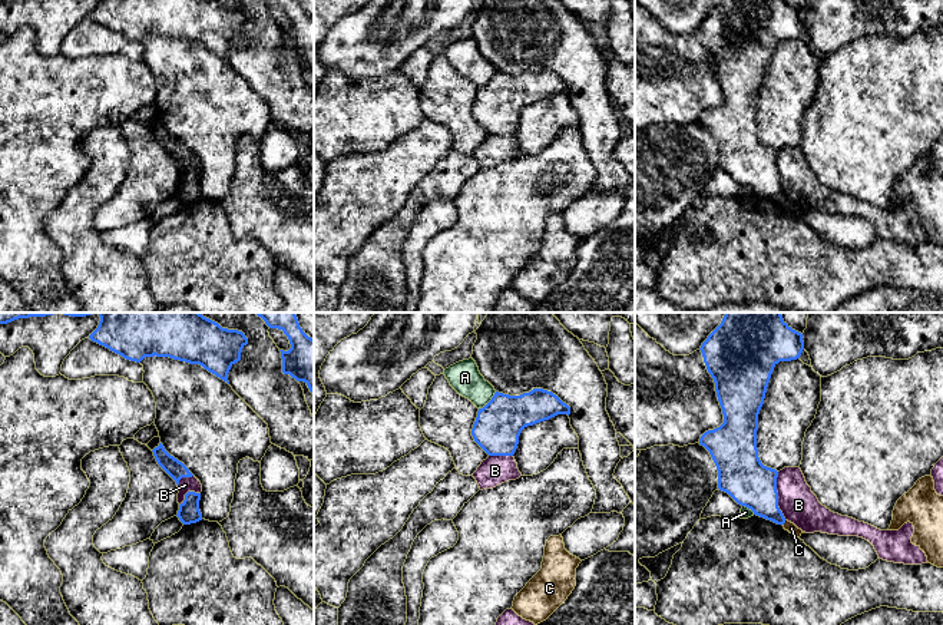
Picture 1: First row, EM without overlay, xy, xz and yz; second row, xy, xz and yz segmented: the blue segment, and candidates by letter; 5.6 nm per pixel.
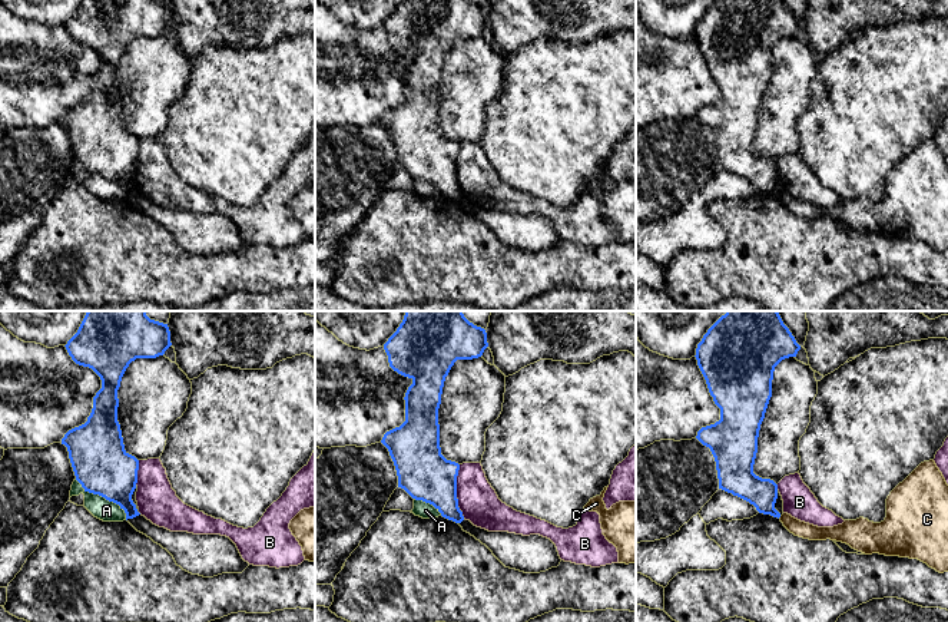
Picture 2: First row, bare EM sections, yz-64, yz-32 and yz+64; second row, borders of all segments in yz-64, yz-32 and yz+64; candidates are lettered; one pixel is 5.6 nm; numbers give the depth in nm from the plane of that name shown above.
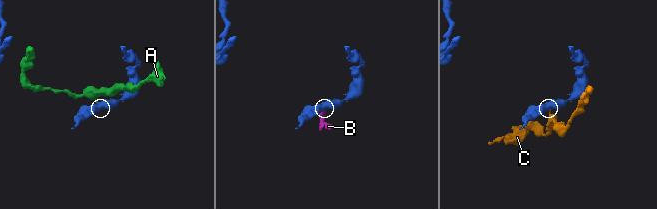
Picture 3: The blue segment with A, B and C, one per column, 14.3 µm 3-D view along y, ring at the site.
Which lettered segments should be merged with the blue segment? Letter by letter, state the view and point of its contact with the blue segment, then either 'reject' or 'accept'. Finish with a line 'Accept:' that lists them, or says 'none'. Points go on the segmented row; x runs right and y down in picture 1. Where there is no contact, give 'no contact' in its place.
A: meets blue in xz at (489, 402); reject
B: meets blue in yz at (777, 496); reject
C: meets blue in yz at (784, 522); reject
Accept: none

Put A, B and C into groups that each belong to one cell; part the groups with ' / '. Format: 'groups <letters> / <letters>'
groups A / B / C

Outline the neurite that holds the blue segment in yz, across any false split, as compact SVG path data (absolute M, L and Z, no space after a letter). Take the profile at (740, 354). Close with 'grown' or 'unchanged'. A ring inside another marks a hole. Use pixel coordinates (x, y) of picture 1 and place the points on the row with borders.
M725 312L721 324L699 350L714 378L724 414L724 423L705 431L699 439L699 444L709 452L717 466L718 489L728 493L738 505L751 509L754 515L784 525L785 517L778 507L778 472L764 466L758 457L758 414L774 367L780 361L800 358L804 350L803 334L793 330L781 312Z | unchanged

